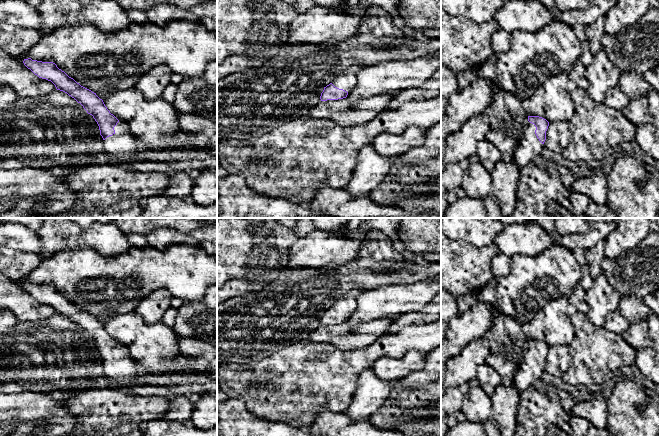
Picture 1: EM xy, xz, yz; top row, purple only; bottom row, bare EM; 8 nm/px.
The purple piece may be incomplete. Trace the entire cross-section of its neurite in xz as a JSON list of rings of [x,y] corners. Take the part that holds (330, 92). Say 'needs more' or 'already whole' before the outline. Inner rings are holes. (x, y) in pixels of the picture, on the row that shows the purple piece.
needs more; [[[353,65],[341,72],[332,83],[324,87],[321,101],[346,98],[348,93],[357,86],[357,74],[365,65]]]

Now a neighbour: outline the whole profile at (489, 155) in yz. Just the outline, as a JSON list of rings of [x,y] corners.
[[[486,139],[478,143],[477,155],[479,156],[479,162],[481,162],[489,172],[503,159],[500,151]]]

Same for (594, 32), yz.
[[[600,17],[593,24],[585,26],[584,30],[586,39],[589,42],[589,48],[595,55],[602,50],[601,38],[606,33],[603,18]]]

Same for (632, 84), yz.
[[[635,71],[622,73],[618,87],[631,100],[646,96],[651,86]]]

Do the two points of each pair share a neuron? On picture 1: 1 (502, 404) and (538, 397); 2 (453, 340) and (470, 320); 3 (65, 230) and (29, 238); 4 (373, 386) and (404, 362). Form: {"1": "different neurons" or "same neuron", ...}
{"1": "different neurons", "2": "same neuron", "3": "different neurons", "4": "different neurons"}

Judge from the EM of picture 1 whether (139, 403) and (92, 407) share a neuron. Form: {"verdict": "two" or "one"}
{"verdict": "one"}

